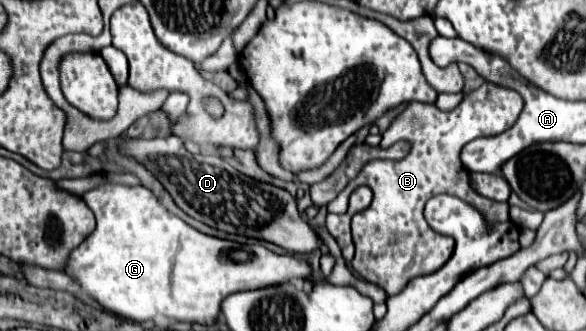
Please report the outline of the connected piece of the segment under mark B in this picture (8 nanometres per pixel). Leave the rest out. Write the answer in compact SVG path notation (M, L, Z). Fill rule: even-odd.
M484 82L478 90L468 92L464 100L452 110L442 112L434 104L410 102L406 110L390 124L382 134L382 148L406 140L412 148L402 160L372 160L364 170L348 182L336 200L328 204L328 212L344 214L348 210L348 198L358 186L368 186L374 192L372 204L356 212L352 218L352 238L356 256L352 268L368 282L386 290L388 296L398 294L412 278L432 274L442 268L454 250L454 238L436 234L424 220L424 204L430 196L450 194L456 196L478 212L488 212L488 222L506 222L508 204L488 200L476 194L470 186L468 170L460 162L460 150L482 136L496 136L508 130L520 116L524 100L518 92Z

